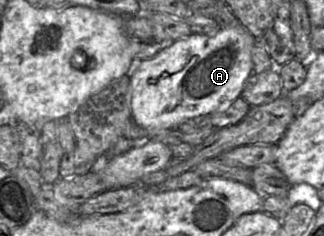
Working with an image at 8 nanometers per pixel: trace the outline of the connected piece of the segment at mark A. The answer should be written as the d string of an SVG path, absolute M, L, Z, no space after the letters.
M241 24L221 28L216 34L208 36L193 34L163 45L153 57L137 61L127 75L131 85L131 118L145 129L176 129L189 119L209 115L241 97L247 79L253 74L251 58L256 39Z

